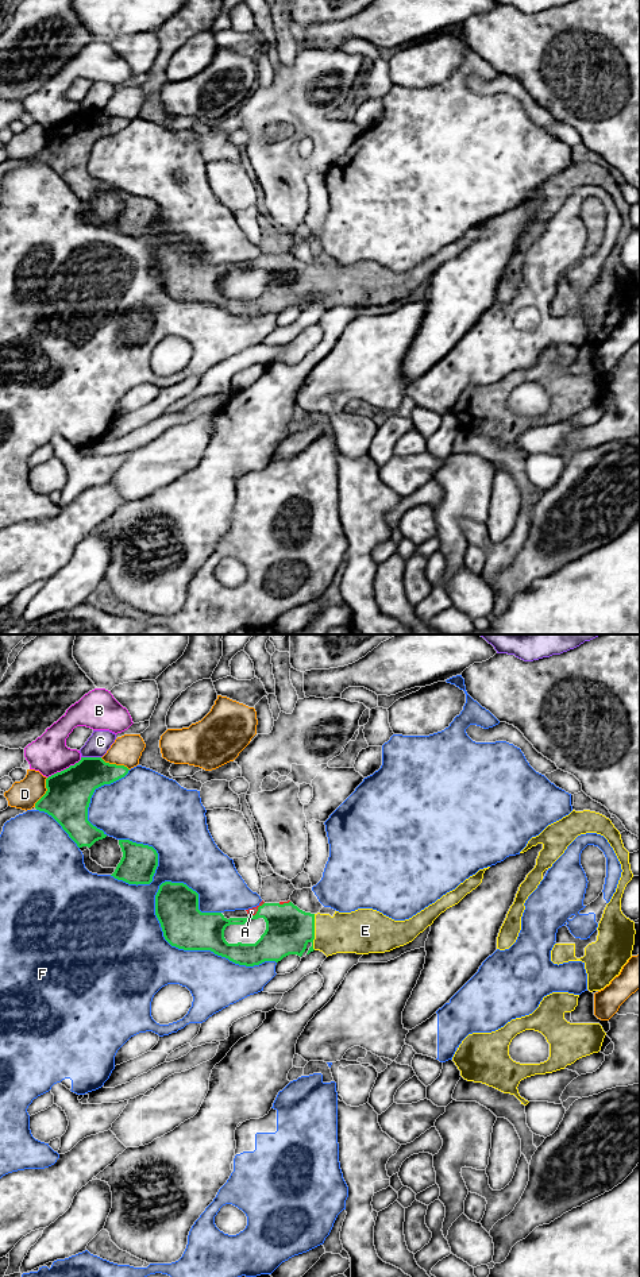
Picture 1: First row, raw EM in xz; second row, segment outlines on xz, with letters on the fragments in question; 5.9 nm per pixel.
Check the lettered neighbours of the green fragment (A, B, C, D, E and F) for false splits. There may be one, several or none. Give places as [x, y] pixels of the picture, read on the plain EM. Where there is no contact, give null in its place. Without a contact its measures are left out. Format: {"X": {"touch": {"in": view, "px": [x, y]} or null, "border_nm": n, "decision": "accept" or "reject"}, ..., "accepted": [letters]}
{"A": {"touch": {"in": "xz", "px": [257, 263]}, "border_nm": 130, "decision": "accept"}, "B": {"touch": {"in": "xz", "px": [64, 122]}, "border_nm": 240, "decision": "reject"}, "C": {"touch": {"in": "xz", "px": [91, 110]}, "border_nm": 120, "decision": "reject"}, "D": {"touch": {"in": "xz", "px": [46, 145]}, "border_nm": 190, "decision": "reject"}, "E": {"touch": {"in": "xz", "px": [313, 284]}, "border_nm": 220, "decision": "accept"}, "F": {"touch": {"in": "xz", "px": [195, 301]}, "border_nm": 850, "decision": "reject"}, "accepted": ["A", "E"]}

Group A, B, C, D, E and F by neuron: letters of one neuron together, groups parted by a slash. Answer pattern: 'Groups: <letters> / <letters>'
Groups: A E / B / C / D / F

